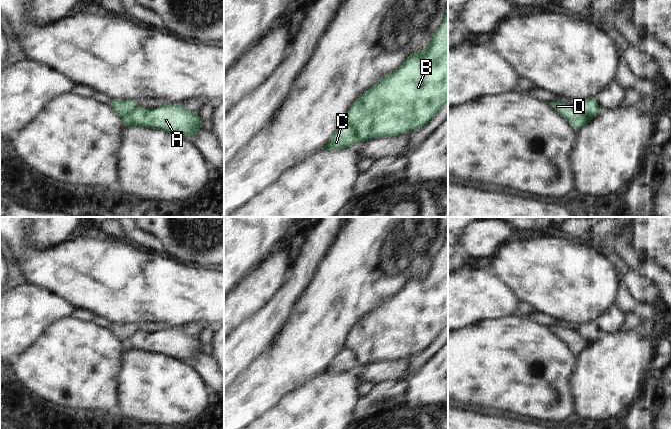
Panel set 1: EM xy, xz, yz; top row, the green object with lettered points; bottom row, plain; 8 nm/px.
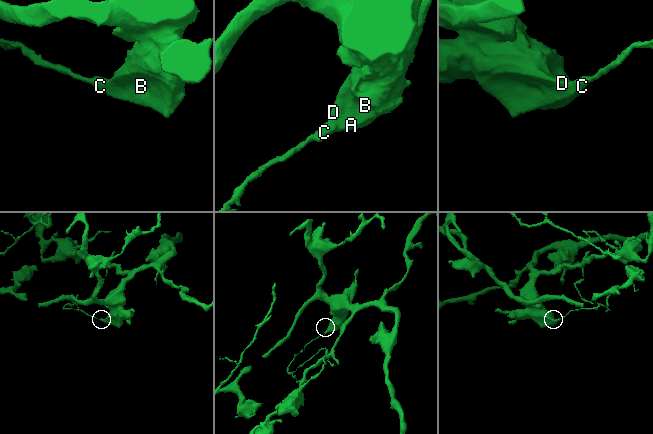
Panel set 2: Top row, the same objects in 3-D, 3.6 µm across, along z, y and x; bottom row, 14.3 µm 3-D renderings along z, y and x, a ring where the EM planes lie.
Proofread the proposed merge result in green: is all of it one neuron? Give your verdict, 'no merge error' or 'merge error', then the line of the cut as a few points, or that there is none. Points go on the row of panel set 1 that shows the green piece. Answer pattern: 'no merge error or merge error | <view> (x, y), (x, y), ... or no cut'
merge error | xz (344, 122), (354, 129), (357, 140)

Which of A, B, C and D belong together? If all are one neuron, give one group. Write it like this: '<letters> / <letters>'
A B D / C

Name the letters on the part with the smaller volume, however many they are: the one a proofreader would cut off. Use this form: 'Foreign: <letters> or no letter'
Foreign: C

